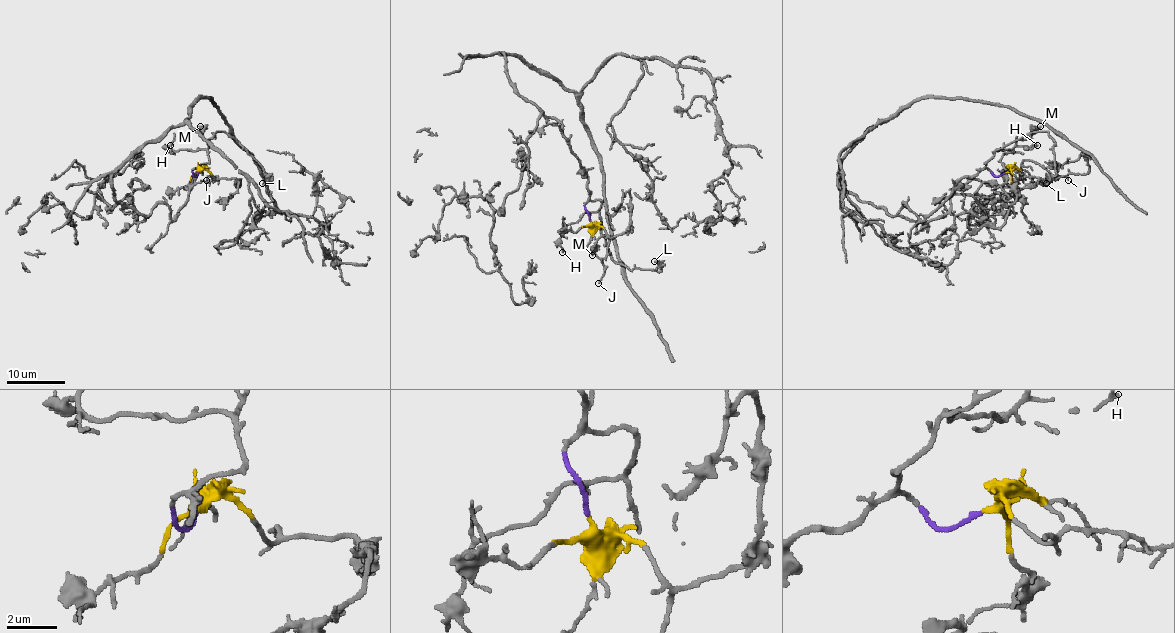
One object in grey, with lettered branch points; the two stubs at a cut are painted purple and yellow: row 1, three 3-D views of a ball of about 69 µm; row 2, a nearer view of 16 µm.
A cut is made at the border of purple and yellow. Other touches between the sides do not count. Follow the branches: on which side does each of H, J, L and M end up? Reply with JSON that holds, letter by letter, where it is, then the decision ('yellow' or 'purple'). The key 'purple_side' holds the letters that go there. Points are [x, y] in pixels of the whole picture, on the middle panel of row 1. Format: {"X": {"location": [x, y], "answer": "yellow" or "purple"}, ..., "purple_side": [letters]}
{"H": {"location": [562, 252], "answer": "purple"}, "J": {"location": [598, 283], "answer": "yellow"}, "L": {"location": [654, 261], "answer": "purple"}, "M": {"location": [592, 255], "answer": "purple"}, "purple_side": ["H", "L", "M"]}

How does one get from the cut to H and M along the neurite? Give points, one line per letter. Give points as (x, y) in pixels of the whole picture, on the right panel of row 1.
H: (1004, 173), (995, 176), (985, 167), (995, 149), (1008, 151), (1016, 146), (1032, 148), (1037, 145)
M: (1004, 173), (995, 176), (985, 167), (985, 163), (997, 149), (1027, 139), (1040, 126)

